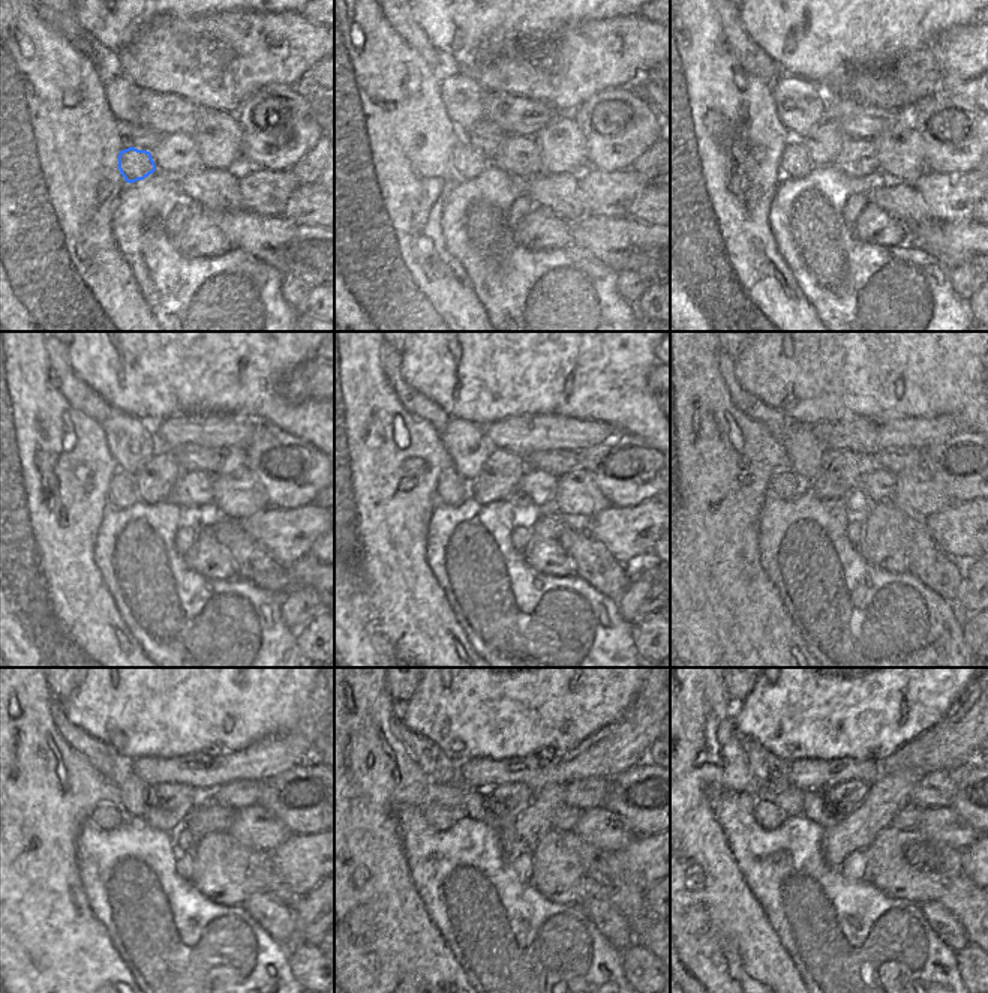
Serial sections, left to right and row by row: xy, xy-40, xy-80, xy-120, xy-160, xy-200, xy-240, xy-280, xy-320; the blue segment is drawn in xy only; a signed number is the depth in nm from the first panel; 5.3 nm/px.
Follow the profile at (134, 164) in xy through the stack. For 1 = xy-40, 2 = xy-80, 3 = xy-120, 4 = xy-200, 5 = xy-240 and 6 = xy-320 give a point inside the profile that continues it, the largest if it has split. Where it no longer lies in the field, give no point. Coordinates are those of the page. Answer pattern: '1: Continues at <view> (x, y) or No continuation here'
1: Continues at xy-40 (465, 162)
2: Continues at xy-80 (795, 161)
3: Continues at xy-120 (122, 494)
4: Continues at xy-200 (784, 485)
5: Continues at xy-240 (107, 818)
6: Continues at xy-320 (768, 815)

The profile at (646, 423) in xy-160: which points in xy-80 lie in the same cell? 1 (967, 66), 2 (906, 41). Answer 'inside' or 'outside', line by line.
1: outside
2: inside

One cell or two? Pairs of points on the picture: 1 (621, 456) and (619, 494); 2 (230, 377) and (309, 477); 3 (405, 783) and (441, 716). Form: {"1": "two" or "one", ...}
{"1": "one", "2": "two", "3": "two"}

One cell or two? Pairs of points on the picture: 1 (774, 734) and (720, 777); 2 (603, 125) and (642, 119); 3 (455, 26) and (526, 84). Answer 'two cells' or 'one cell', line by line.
1: two cells
2: one cell
3: two cells

